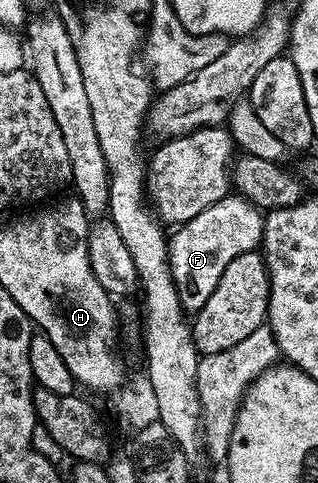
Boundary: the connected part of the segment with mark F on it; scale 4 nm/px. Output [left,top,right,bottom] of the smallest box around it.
[169,194,263,314]

